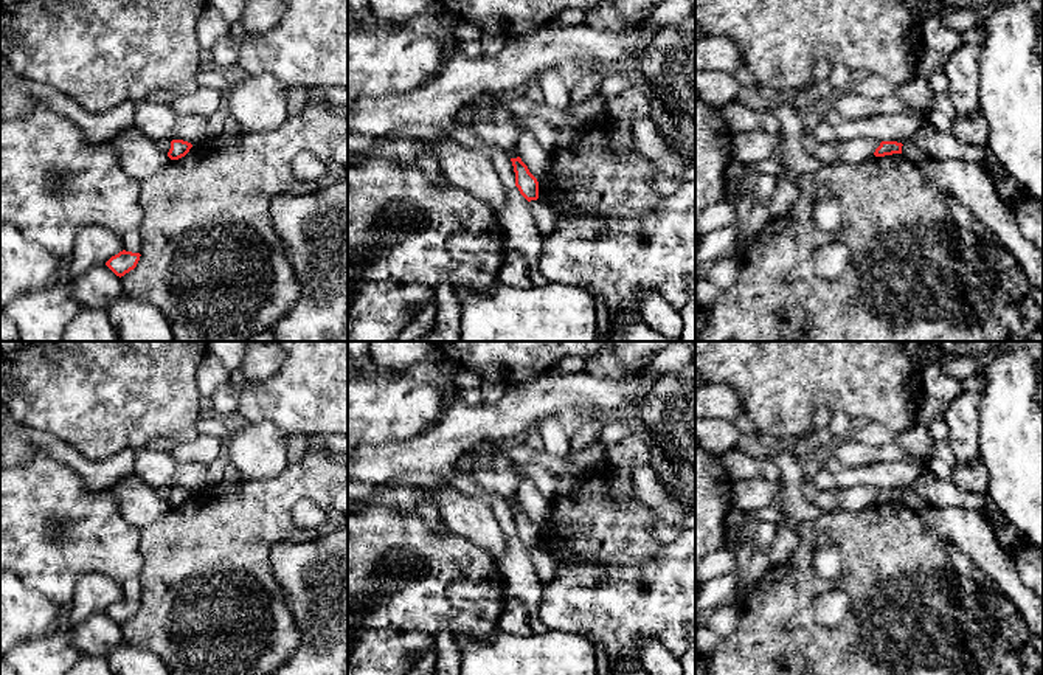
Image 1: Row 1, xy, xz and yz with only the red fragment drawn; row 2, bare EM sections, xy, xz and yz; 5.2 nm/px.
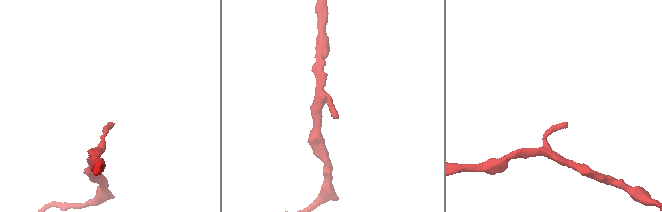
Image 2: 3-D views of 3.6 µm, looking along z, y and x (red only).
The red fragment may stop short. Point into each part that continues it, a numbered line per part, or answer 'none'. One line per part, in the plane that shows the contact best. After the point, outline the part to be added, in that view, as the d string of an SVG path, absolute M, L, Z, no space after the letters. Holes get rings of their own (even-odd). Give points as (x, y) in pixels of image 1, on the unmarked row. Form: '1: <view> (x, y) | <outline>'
none

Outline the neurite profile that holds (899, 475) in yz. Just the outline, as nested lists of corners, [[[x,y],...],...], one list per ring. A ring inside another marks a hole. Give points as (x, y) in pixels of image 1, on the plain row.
[[[826,455],[824,466],[835,479],[835,487],[849,489],[871,486],[905,492],[923,472],[925,466],[914,461],[877,462],[872,466],[847,467],[835,456]]]

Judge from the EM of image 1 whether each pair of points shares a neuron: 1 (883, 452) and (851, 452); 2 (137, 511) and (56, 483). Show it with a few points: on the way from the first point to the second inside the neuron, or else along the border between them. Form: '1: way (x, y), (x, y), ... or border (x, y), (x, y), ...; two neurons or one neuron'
1: way (876, 453), (859, 453); one neuron
2: border (109, 488), (120, 514), (140, 529); two neurons

